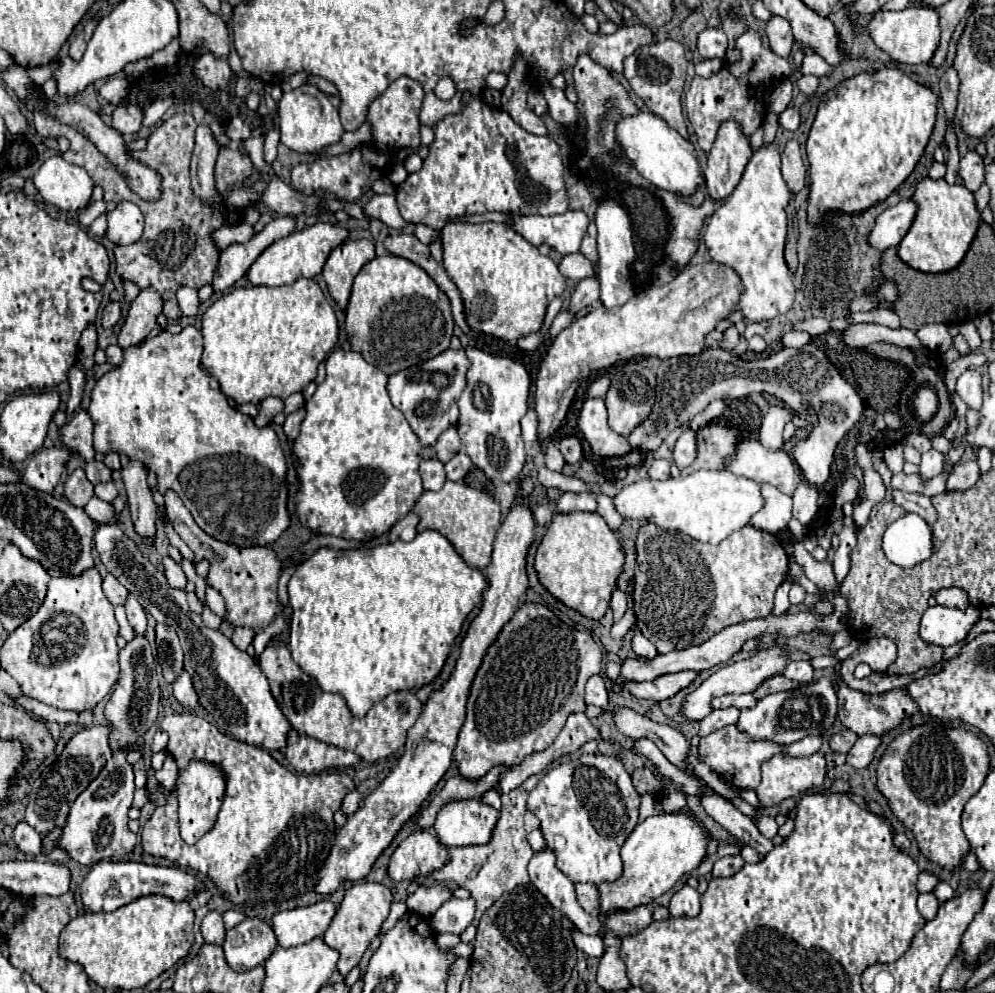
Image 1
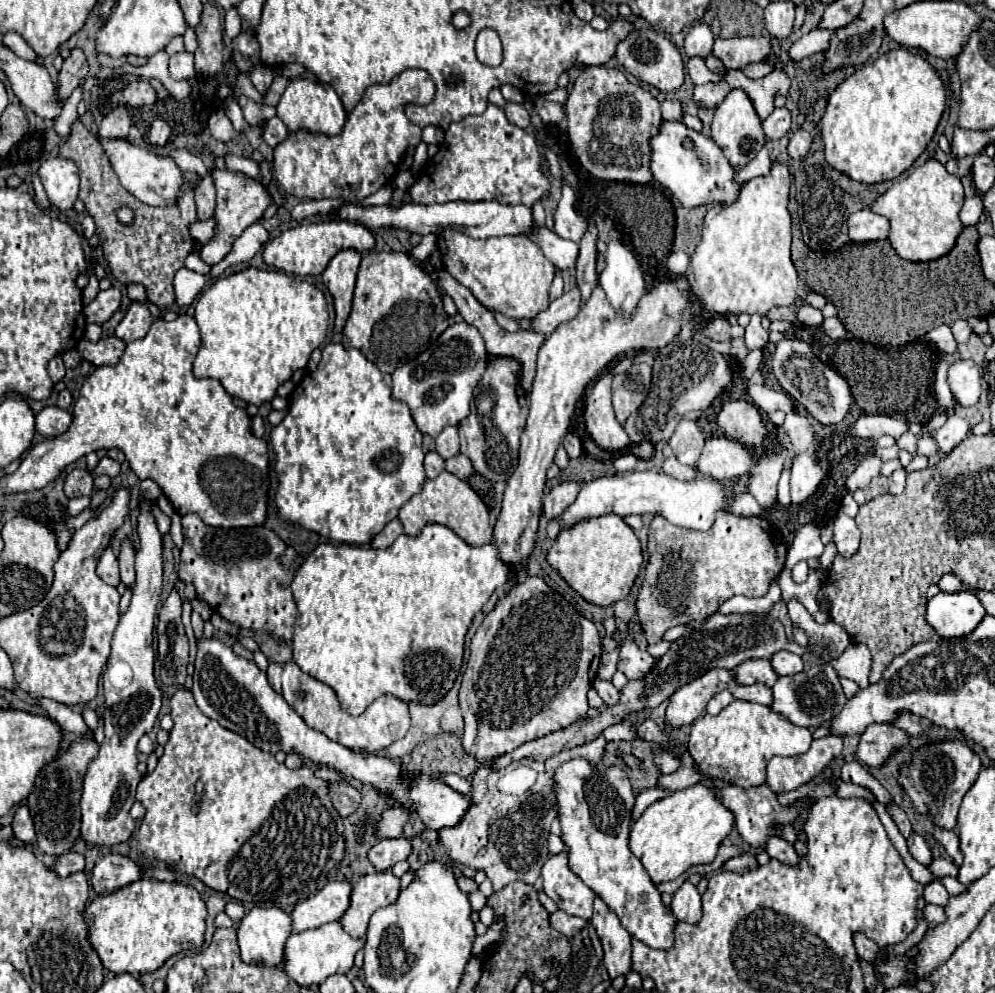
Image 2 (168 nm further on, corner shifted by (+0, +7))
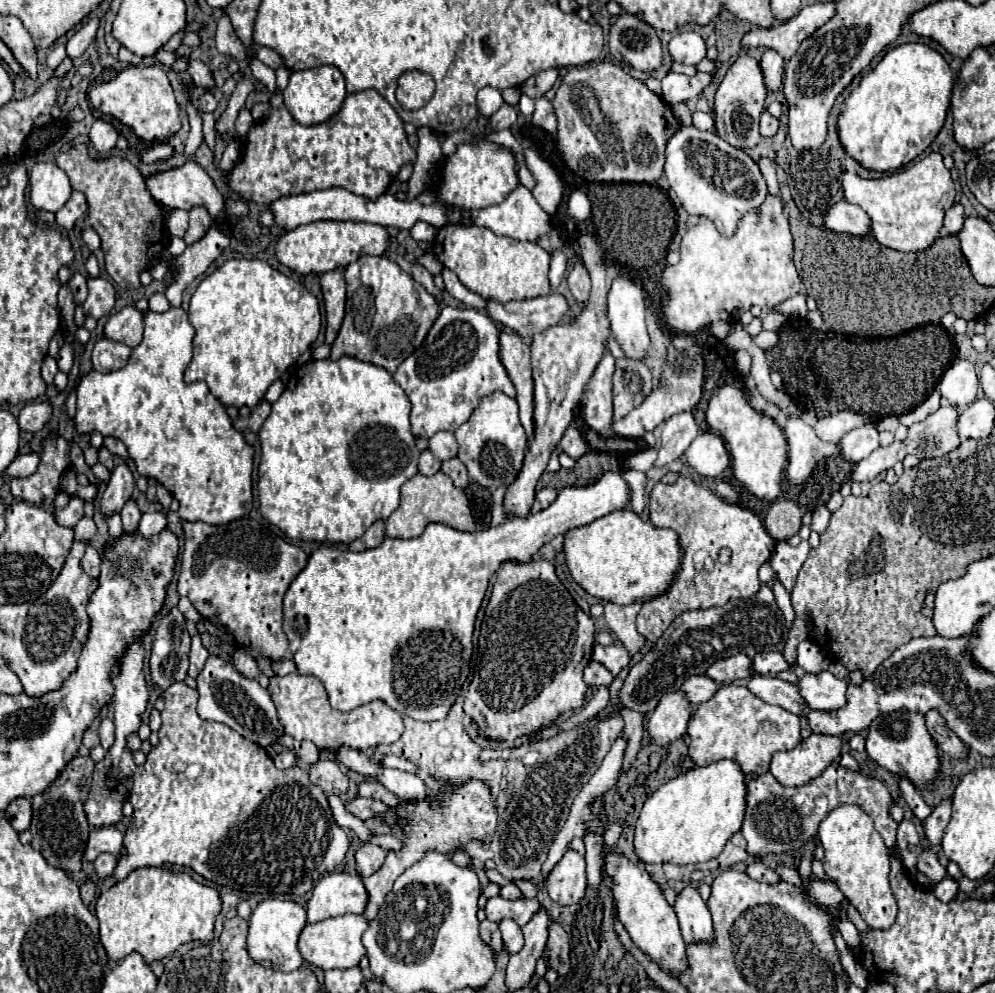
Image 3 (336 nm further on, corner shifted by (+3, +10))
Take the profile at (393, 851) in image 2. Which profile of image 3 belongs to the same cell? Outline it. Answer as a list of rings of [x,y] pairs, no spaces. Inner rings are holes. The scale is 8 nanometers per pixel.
[[[364,844],[358,852],[356,852],[356,866],[360,876],[370,876],[374,874],[386,858],[386,850],[382,850],[376,844]]]

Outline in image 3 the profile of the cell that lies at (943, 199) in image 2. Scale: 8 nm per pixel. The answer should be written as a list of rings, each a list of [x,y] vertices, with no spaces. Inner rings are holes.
[[[932,152],[914,166],[894,172],[882,180],[864,180],[856,174],[844,172],[842,190],[846,202],[858,204],[872,218],[872,236],[882,246],[900,252],[928,250],[936,238],[940,238],[944,214],[956,198],[950,170],[946,170],[938,152]]]

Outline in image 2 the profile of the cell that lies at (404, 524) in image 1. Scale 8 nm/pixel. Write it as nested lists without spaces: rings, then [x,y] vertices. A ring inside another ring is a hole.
[[[393,519],[391,523],[387,523],[383,527],[383,531],[379,535],[375,535],[375,539],[371,541],[371,547],[375,547],[375,549],[387,549],[401,533],[403,533],[401,521],[399,519]]]

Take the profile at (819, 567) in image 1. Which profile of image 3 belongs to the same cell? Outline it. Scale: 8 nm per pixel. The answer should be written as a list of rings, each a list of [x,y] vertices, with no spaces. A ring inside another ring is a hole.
[[[820,506],[814,514],[812,514],[812,530],[818,534],[824,534],[828,528],[828,520],[830,520],[830,512],[826,506]]]

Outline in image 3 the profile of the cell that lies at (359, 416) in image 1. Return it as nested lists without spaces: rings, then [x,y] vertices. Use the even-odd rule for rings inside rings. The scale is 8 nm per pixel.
[[[342,356],[338,360],[312,360],[300,368],[296,368],[282,392],[282,396],[272,404],[272,414],[266,418],[266,422],[260,428],[260,446],[262,446],[262,458],[258,466],[258,500],[260,500],[260,512],[262,516],[278,526],[282,532],[286,532],[290,538],[298,540],[314,540],[314,542],[340,542],[350,544],[356,538],[360,538],[376,520],[386,520],[400,504],[400,488],[404,482],[408,482],[412,476],[418,474],[418,456],[420,450],[416,448],[414,436],[410,432],[410,400],[404,394],[404,390],[394,382],[392,374],[386,372],[380,366],[356,360],[352,356]]]

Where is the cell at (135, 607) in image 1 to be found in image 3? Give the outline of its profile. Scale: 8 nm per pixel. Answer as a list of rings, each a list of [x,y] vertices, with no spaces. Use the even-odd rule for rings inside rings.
[[[128,500],[128,504],[122,508],[120,516],[122,516],[122,532],[124,532],[124,534],[136,532],[142,514],[140,514],[140,510],[138,510],[138,506],[136,506],[134,500]]]

